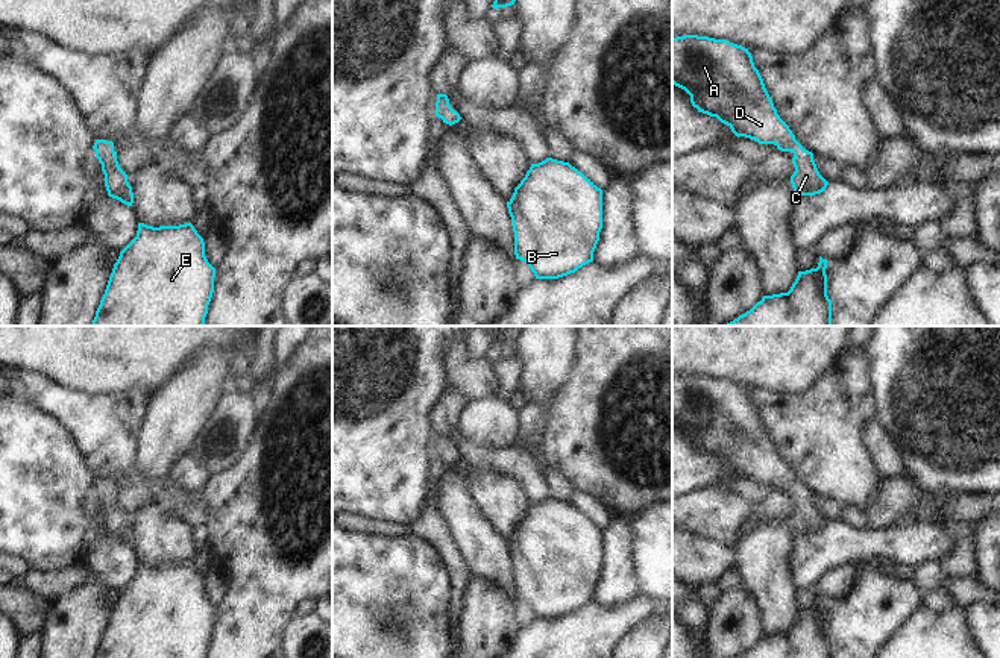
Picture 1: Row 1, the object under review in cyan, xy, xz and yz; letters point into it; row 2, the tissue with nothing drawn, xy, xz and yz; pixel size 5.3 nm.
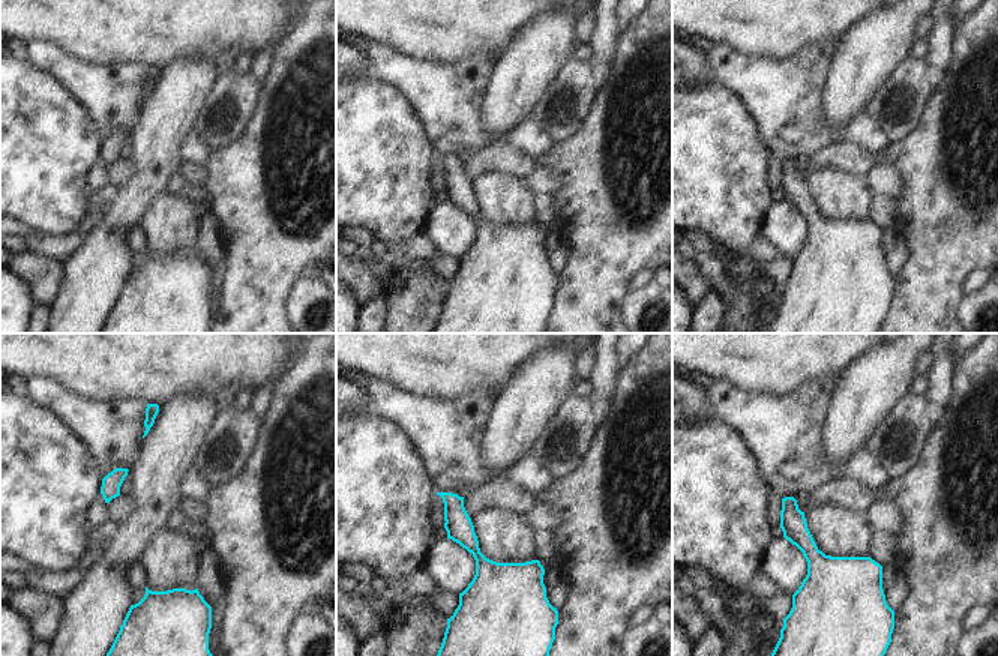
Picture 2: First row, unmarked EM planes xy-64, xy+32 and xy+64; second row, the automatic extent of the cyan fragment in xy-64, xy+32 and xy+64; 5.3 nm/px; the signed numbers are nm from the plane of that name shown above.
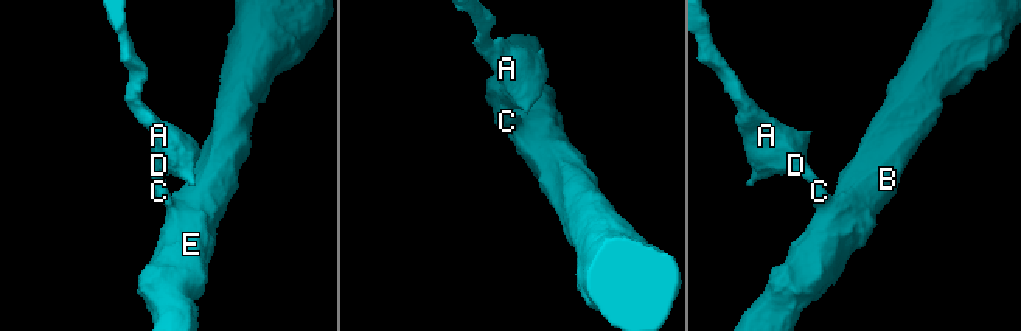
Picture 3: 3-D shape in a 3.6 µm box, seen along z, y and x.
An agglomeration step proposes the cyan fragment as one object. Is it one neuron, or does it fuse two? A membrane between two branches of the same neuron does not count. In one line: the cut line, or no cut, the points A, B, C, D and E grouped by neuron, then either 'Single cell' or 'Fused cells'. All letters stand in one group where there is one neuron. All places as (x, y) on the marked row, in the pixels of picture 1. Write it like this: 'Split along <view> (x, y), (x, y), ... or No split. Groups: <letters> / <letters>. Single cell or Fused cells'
No split. Groups: A B C D E. Single cell.

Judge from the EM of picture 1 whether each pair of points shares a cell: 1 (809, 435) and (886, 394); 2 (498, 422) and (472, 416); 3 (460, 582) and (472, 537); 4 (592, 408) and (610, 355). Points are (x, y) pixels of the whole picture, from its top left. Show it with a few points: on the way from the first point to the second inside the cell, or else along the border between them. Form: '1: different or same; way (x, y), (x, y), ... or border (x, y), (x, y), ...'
1: different; border (867, 366), (876, 402), (876, 419)
2: same; way (492, 422), (478, 420)
3: different; border (448, 531), (471, 575)
4: same; way (597, 394), (610, 376), (610, 369)

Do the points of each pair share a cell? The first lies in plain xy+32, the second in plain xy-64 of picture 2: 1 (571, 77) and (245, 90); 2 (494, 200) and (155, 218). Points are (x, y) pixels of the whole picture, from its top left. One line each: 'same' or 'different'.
1: same
2: same

